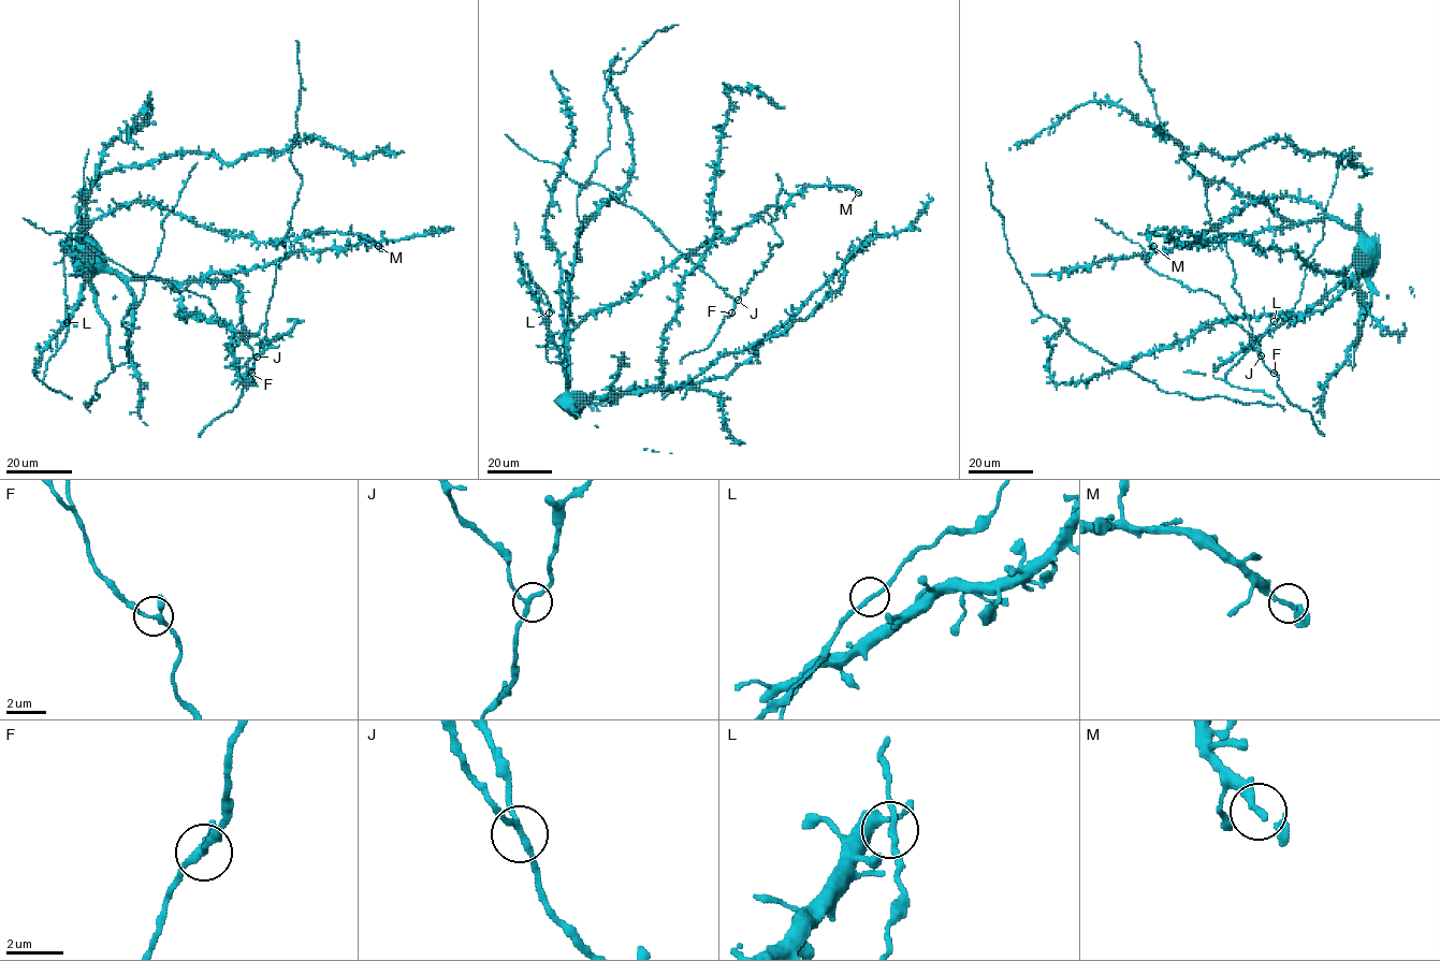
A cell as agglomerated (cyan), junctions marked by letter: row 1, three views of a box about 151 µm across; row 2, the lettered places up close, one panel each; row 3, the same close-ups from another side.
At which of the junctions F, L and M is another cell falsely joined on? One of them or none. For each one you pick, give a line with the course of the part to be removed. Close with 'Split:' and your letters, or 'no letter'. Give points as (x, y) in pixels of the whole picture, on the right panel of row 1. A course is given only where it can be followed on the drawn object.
Split: no letter

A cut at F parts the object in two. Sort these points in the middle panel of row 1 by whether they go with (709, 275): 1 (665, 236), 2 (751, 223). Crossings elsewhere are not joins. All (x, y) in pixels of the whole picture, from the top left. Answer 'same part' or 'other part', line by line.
1: same part
2: other part

